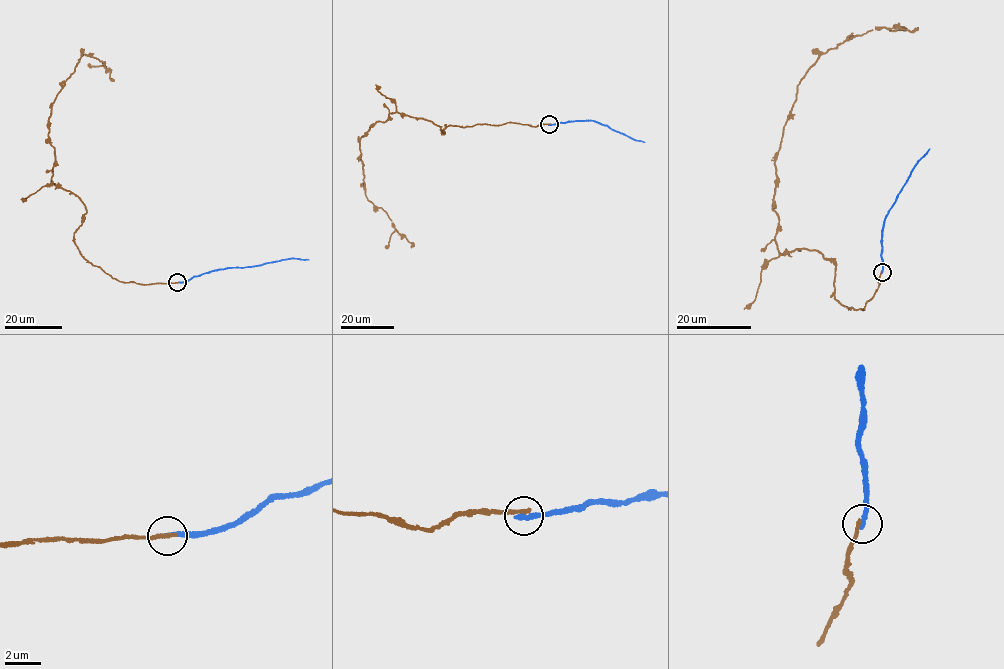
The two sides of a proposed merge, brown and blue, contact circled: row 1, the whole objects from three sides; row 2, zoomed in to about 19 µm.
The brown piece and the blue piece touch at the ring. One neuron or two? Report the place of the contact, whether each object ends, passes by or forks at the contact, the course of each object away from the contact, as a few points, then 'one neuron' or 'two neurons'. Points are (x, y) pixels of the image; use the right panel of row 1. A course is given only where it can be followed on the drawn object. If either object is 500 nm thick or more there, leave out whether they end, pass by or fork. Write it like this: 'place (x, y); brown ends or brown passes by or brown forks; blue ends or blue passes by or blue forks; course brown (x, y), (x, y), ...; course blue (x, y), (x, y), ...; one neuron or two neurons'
place (882, 272); brown ends; blue ends; course brown (881, 272), (854, 310), (835, 299), (823, 254), (779, 254), (775, 154), (817, 58), (875, 29), (918, 27); course blue (882, 272), (882, 231), (888, 212), (919, 159), (929, 149); two neurons

